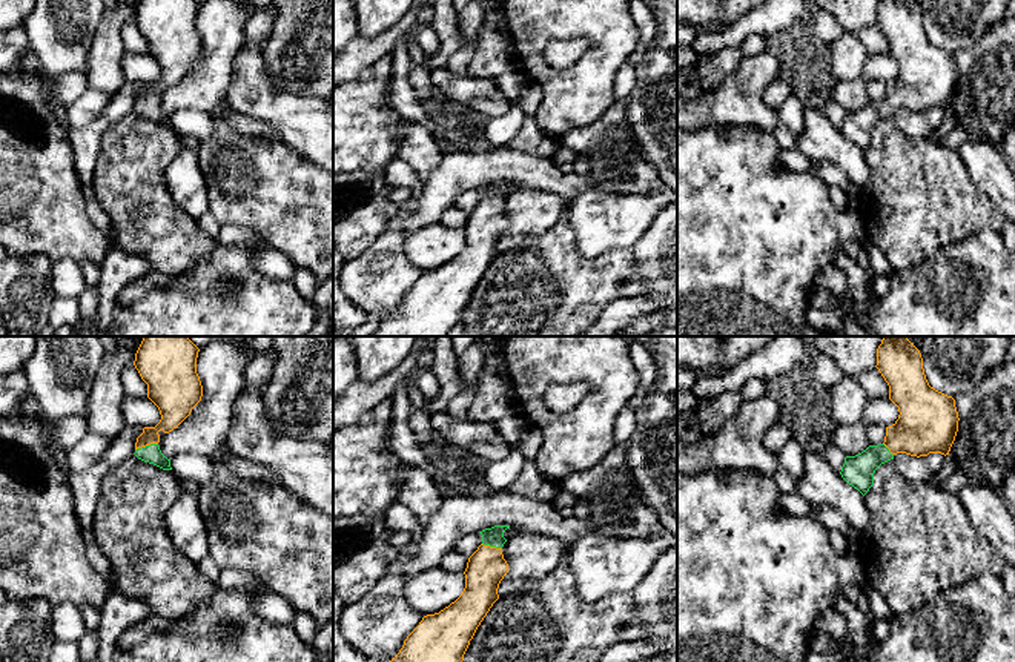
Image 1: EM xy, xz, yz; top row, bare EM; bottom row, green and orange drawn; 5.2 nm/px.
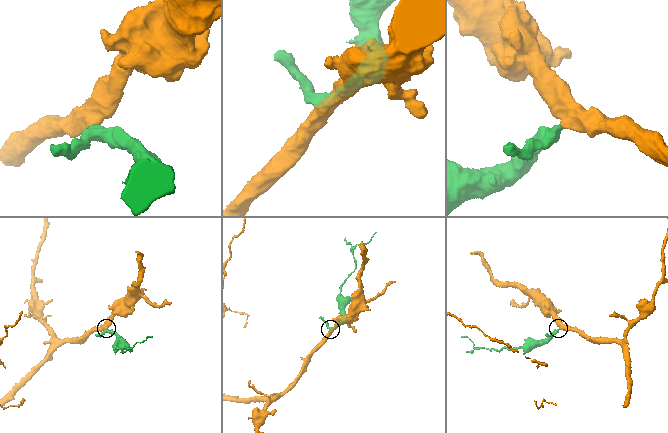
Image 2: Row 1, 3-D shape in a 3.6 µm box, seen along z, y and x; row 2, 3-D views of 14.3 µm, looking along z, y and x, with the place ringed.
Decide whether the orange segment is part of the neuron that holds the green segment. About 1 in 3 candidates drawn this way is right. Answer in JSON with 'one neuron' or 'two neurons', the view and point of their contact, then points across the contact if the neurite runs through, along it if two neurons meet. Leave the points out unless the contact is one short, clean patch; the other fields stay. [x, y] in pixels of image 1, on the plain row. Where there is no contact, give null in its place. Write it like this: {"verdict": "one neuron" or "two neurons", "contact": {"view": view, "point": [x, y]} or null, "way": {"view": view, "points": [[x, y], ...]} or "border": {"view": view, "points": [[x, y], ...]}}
{"verdict": "one neuron", "contact": {"view": "xy", "point": [146, 102]}, "way": {"view": "xy", "points": [[151, 109], [146, 102], [174, 63]]}}

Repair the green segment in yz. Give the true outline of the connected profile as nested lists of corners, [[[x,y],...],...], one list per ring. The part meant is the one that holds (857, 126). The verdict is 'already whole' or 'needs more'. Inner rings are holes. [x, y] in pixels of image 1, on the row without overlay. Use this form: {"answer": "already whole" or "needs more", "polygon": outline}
{"answer": "needs more", "polygon": [[[880,0],[877,5],[878,28],[889,41],[889,55],[898,63],[898,75],[886,83],[884,98],[869,101],[855,112],[846,112],[841,134],[863,152],[874,141],[875,126],[894,115],[897,109],[927,112],[929,109],[949,111],[958,88],[958,68],[955,55],[929,41],[920,6],[914,0]]]}

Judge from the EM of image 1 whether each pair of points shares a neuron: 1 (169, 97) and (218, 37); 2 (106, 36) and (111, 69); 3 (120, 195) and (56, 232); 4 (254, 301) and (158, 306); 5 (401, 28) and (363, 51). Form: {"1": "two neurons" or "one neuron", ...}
{"1": "one neuron", "2": "one neuron", "3": "two neurons", "4": "one neuron", "5": "one neuron"}

